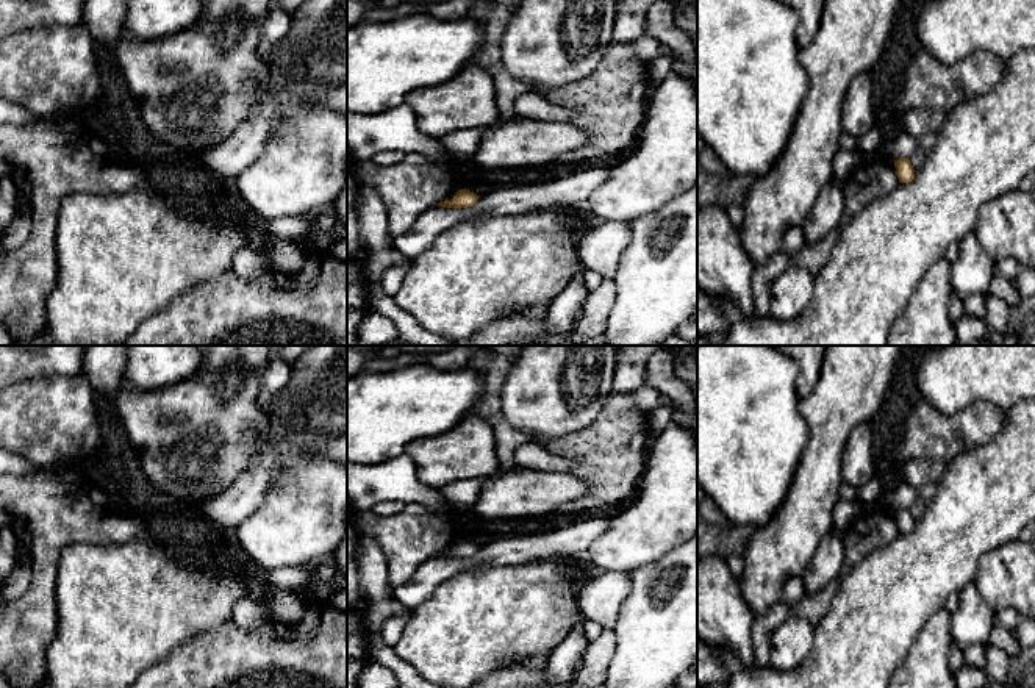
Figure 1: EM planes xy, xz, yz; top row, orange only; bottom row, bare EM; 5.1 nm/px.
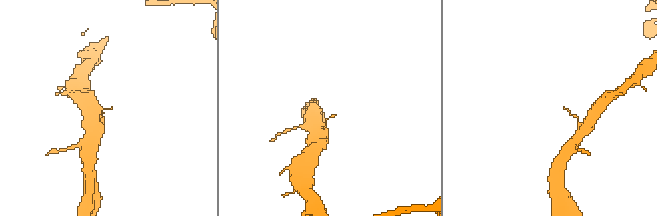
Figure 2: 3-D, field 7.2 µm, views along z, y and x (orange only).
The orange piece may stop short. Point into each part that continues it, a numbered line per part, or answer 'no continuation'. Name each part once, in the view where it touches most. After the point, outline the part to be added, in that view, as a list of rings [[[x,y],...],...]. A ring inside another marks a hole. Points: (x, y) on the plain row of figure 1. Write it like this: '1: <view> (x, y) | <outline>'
no continuation

